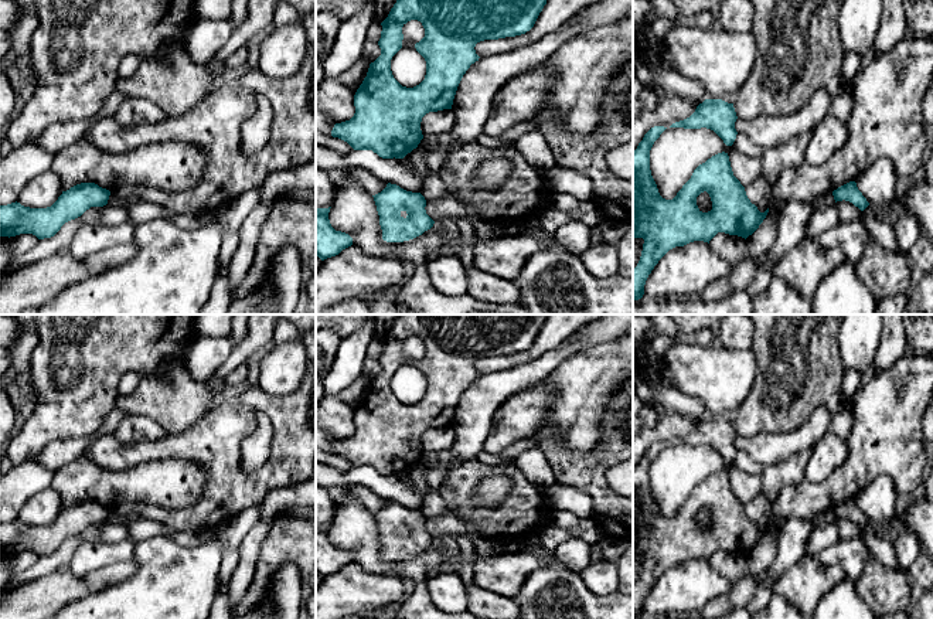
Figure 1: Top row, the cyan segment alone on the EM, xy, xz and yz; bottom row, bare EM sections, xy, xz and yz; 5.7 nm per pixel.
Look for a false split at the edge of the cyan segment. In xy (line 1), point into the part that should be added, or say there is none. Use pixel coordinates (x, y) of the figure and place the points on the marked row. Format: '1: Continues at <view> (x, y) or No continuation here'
1: No continuation here

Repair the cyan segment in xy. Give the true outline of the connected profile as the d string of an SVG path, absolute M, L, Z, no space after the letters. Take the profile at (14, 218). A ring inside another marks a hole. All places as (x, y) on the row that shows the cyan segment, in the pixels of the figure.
M95 183L71 187L47 208L30 208L20 203L0 205L0 237L33 234L38 239L54 237L61 227L81 217L91 207L108 204L110 191Z

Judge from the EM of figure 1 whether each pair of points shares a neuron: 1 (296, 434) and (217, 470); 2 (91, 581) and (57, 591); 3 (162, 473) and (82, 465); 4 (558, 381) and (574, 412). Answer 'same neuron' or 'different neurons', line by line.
1: same neuron
2: same neuron
3: same neuron
4: same neuron

